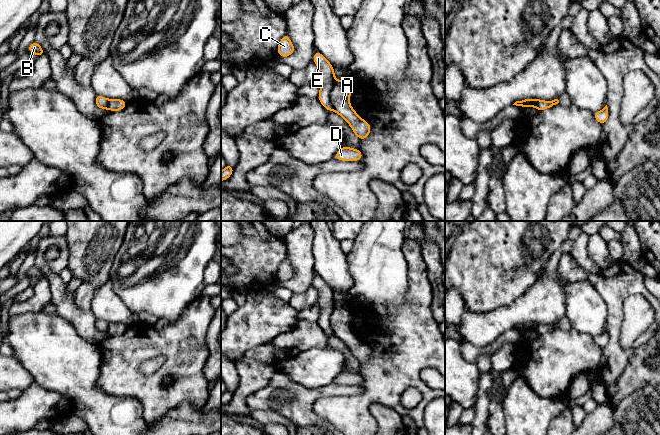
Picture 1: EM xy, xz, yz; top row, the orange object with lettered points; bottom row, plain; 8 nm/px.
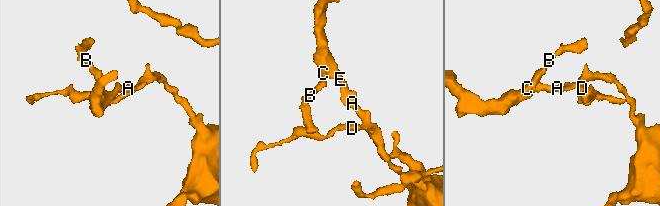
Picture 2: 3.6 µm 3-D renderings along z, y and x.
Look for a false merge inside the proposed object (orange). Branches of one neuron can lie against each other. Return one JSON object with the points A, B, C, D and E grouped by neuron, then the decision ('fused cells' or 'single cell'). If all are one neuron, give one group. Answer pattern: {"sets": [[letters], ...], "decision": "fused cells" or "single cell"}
{"sets": [["A", "D"], ["B", "C", "E"]], "decision": "fused cells"}

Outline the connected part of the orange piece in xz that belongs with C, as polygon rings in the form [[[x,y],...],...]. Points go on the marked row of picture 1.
[[[286,33],[279,42],[277,53],[281,57],[286,58],[290,56],[291,54],[293,54],[294,51],[295,51],[295,47]]]

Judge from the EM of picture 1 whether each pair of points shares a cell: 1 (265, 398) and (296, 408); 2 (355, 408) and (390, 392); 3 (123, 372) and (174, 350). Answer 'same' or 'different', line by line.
1: same
2: same
3: same

